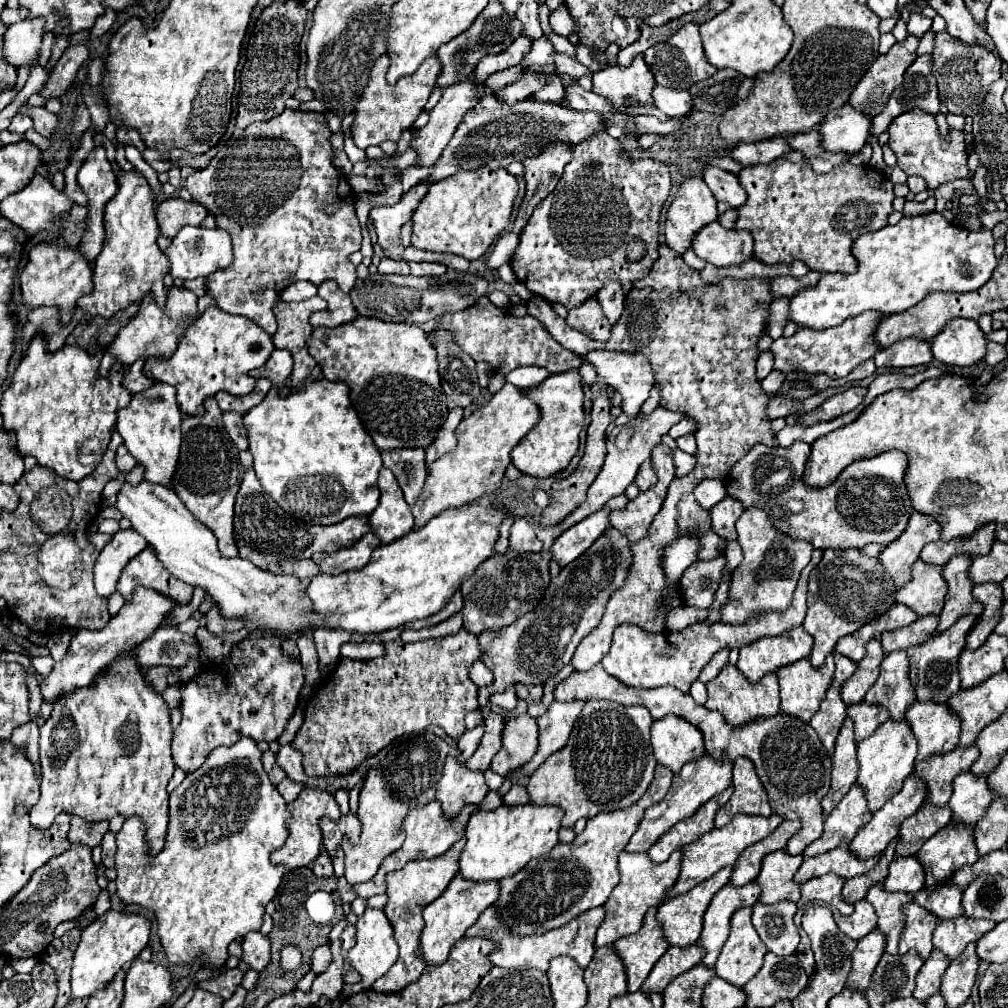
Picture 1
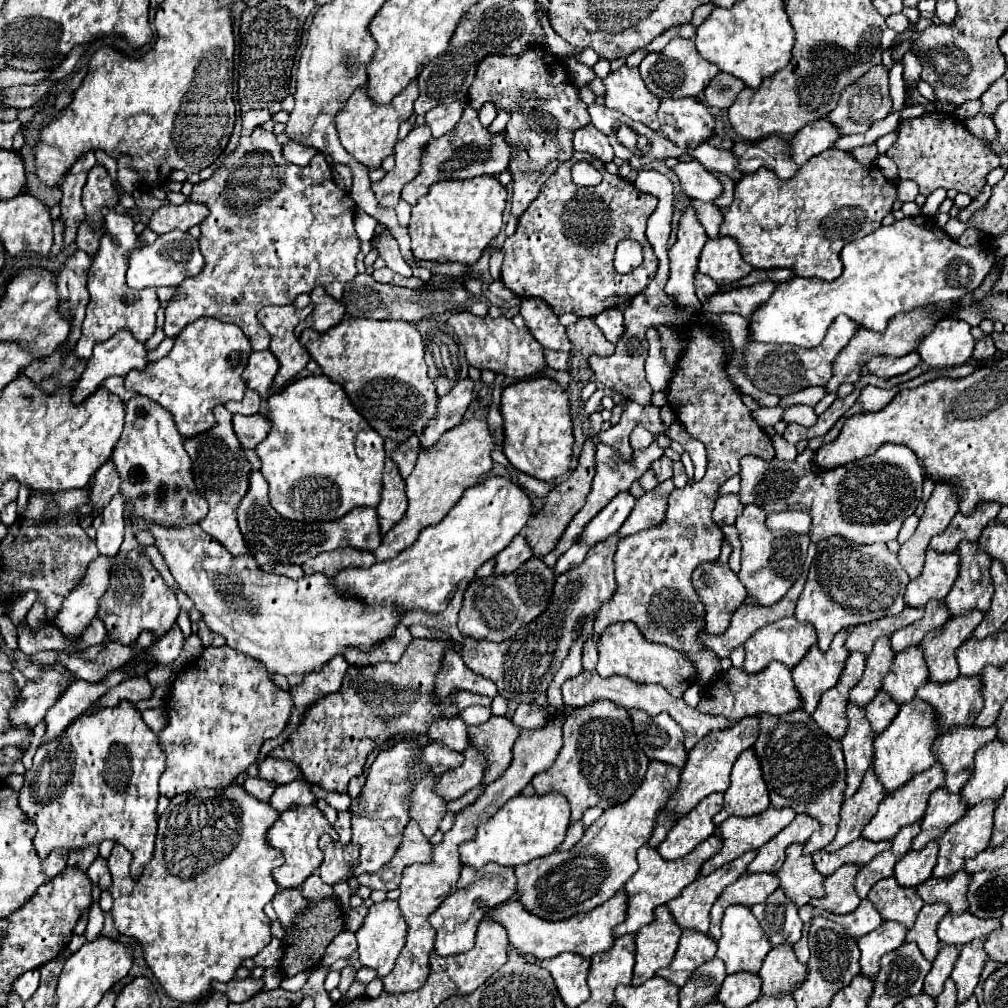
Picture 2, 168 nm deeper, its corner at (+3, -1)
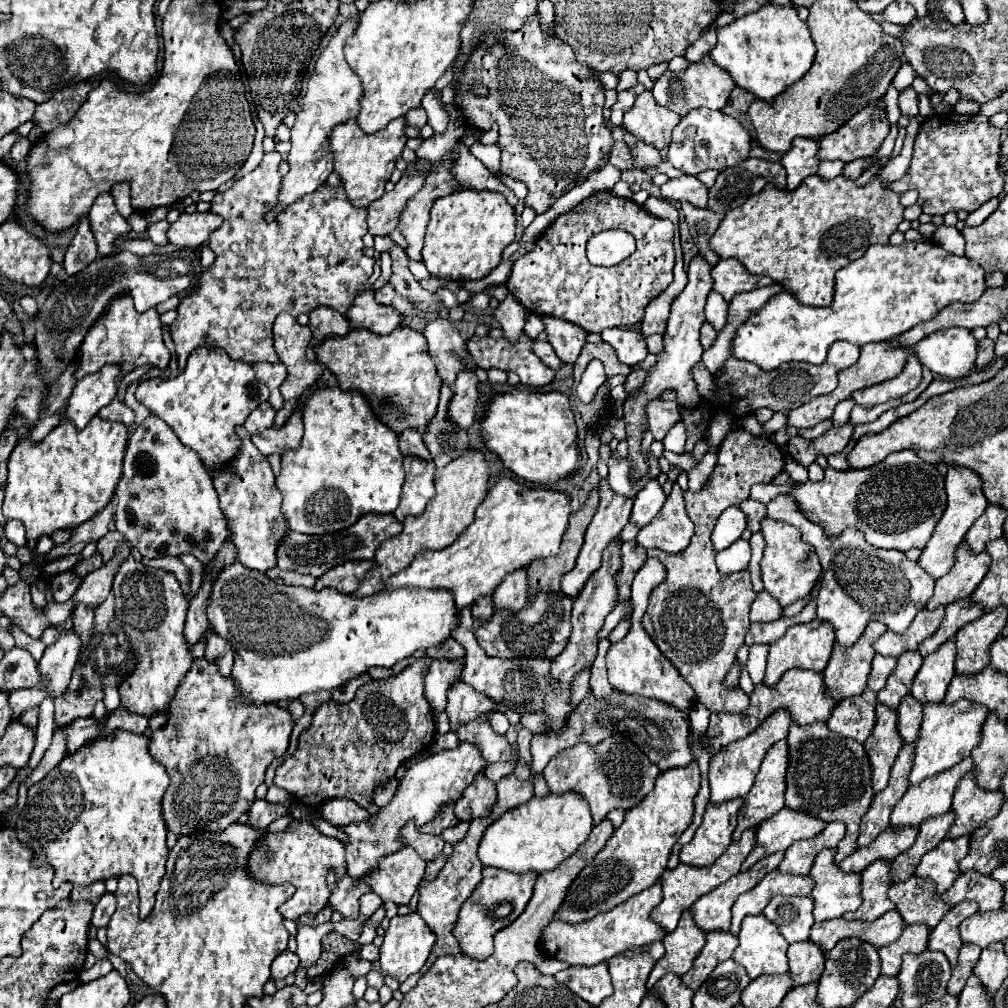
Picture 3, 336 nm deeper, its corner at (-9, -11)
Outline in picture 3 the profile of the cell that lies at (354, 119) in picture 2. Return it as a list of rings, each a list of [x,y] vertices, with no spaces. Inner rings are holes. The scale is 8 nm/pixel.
[[[398,118],[392,120],[384,130],[366,136],[364,132],[360,132],[354,120],[348,120],[346,124],[340,124],[330,132],[328,142],[334,154],[334,172],[340,176],[342,188],[346,190],[346,196],[352,206],[366,208],[384,194],[384,184],[390,180],[390,174],[394,172],[394,160],[402,154],[408,140],[404,136],[404,128],[404,118]]]

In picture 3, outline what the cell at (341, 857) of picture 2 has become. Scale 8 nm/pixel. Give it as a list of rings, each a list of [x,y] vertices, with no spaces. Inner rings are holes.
[[[344,876],[336,884],[336,890],[330,894],[328,904],[338,910],[344,920],[356,920],[360,914],[360,896],[366,892],[370,892],[370,888],[366,888],[364,884],[356,884],[356,880],[350,876]]]

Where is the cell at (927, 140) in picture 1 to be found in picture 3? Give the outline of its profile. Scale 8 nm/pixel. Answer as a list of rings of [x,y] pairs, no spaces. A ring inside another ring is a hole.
[[[934,114],[928,116],[916,136],[914,142],[914,156],[910,162],[908,172],[892,182],[886,184],[886,188],[890,188],[896,194],[902,194],[906,190],[918,190],[918,206],[922,208],[924,214],[948,214],[948,212],[958,212],[958,210],[966,210],[966,212],[974,212],[976,208],[980,208],[980,204],[988,202],[990,198],[996,198],[1002,188],[1004,188],[1004,178],[998,172],[998,148],[1000,148],[1000,128],[994,128],[990,124],[988,116],[982,114],[974,114],[974,116],[960,116],[960,114]]]

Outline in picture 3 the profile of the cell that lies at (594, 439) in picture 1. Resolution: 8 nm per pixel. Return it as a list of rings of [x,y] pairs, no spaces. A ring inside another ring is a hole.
[[[598,490],[590,494],[586,504],[570,516],[568,530],[562,538],[560,554],[546,558],[546,560],[536,560],[526,568],[528,574],[528,598],[534,600],[536,594],[542,592],[558,592],[560,590],[560,578],[568,574],[578,558],[578,552],[584,542],[584,532],[598,508]]]

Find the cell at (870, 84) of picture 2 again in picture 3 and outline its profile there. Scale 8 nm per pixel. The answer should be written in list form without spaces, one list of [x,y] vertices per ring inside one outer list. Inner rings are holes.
[[[876,102],[848,120],[842,128],[838,128],[838,132],[822,136],[818,160],[842,160],[844,164],[848,164],[852,160],[872,156],[890,132],[890,124],[886,118],[882,122],[870,120],[874,106]]]

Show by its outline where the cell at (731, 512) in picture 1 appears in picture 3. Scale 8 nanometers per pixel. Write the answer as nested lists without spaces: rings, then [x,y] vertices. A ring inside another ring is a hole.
[[[746,500],[740,504],[742,512],[746,514],[746,520],[748,520],[748,528],[752,532],[760,532],[760,520],[766,516],[766,506],[758,500]]]

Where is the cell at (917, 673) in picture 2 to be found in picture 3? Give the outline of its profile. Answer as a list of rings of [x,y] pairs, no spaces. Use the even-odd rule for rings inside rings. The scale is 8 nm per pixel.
[[[950,638],[936,652],[924,658],[924,664],[912,684],[912,696],[924,704],[942,702],[952,678],[956,676],[954,660],[956,660],[956,646],[954,638]]]

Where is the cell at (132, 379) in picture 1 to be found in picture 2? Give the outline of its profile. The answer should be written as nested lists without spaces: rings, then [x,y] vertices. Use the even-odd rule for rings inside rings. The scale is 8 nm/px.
[[[112,376],[112,378],[106,378],[106,382],[104,382],[102,386],[106,386],[112,394],[120,396],[124,402],[128,402],[128,400],[134,396],[132,390],[126,390],[126,388],[124,388],[124,376]]]

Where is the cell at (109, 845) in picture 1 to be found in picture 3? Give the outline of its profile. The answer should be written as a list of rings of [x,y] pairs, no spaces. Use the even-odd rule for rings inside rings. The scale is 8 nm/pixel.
[[[104,894],[100,898],[100,902],[94,906],[94,914],[92,914],[92,924],[96,928],[102,928],[110,922],[112,914],[116,910],[116,900],[114,900],[114,894]]]

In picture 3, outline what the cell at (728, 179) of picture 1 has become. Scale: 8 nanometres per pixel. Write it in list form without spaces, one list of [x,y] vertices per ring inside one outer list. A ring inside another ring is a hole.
[[[680,176],[662,184],[660,194],[668,202],[690,202],[692,206],[706,208],[708,188],[696,176]]]

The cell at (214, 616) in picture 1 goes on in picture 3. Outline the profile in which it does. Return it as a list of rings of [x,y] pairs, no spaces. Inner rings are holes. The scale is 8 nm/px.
[[[218,634],[208,636],[208,644],[206,644],[204,658],[208,662],[216,664],[218,666],[218,672],[222,676],[230,676],[230,668],[232,668],[232,660],[234,660],[234,650]]]

